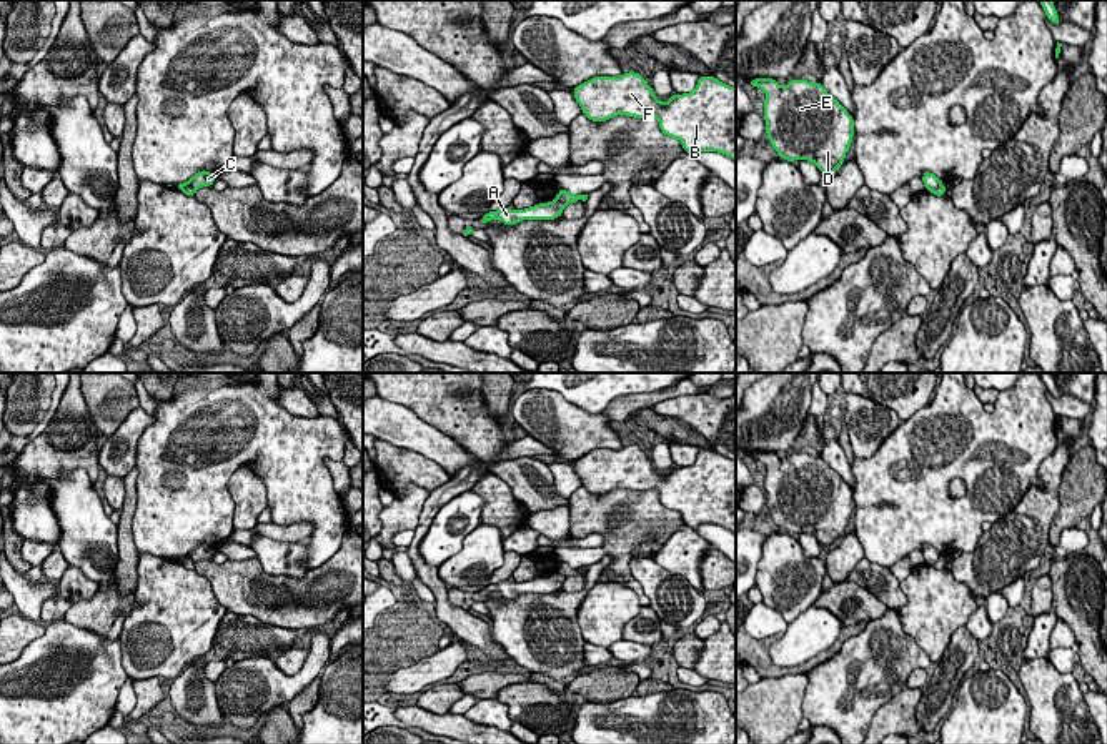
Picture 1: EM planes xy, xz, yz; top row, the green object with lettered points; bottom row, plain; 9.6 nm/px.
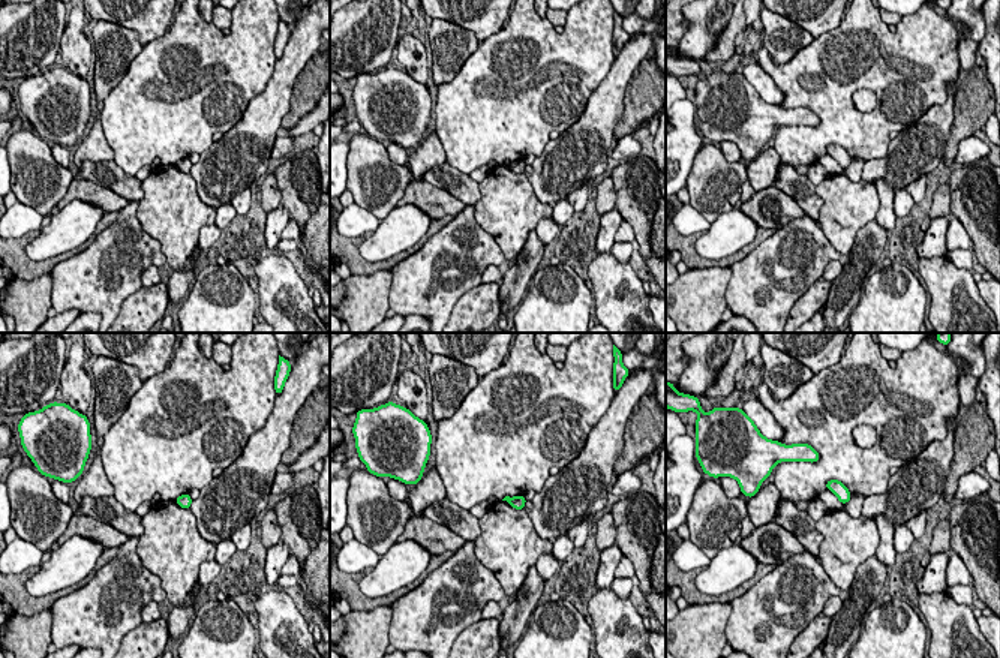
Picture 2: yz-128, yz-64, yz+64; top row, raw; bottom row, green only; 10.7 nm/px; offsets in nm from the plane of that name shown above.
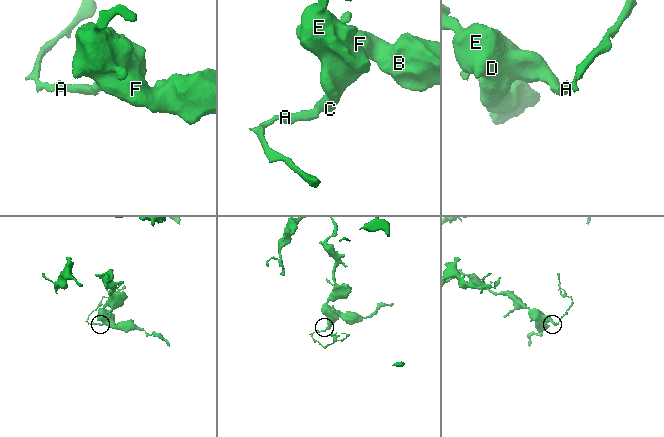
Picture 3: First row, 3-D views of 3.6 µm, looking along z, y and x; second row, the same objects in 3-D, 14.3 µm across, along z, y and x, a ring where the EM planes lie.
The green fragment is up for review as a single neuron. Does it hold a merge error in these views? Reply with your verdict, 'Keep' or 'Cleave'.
Cleave

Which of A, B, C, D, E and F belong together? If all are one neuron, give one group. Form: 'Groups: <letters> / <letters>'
Groups: A / B C D E F

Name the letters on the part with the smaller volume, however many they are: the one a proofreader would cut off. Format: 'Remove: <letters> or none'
Remove: A

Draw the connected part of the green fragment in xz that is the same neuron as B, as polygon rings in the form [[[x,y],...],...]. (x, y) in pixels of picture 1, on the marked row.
[[[636,72],[621,77],[594,77],[573,88],[573,93],[583,108],[583,115],[591,122],[606,122],[618,115],[656,117],[661,131],[678,138],[684,151],[694,158],[699,151],[719,151],[736,160],[736,87],[724,85],[714,77],[699,77],[691,93],[674,93],[666,103],[656,98],[651,85]]]

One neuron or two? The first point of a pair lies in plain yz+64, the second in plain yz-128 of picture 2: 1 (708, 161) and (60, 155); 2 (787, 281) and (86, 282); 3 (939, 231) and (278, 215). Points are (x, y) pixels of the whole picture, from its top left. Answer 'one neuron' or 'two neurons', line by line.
1: two neurons
2: one neuron
3: one neuron

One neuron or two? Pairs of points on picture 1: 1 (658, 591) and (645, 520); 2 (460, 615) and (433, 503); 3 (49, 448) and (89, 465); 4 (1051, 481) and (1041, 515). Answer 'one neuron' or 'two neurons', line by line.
1: two neurons
2: one neuron
3: one neuron
4: one neuron

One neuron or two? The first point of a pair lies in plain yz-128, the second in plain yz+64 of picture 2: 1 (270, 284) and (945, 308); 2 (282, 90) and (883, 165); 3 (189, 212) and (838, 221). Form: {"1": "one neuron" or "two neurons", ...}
{"1": "one neuron", "2": "one neuron", "3": "one neuron"}

